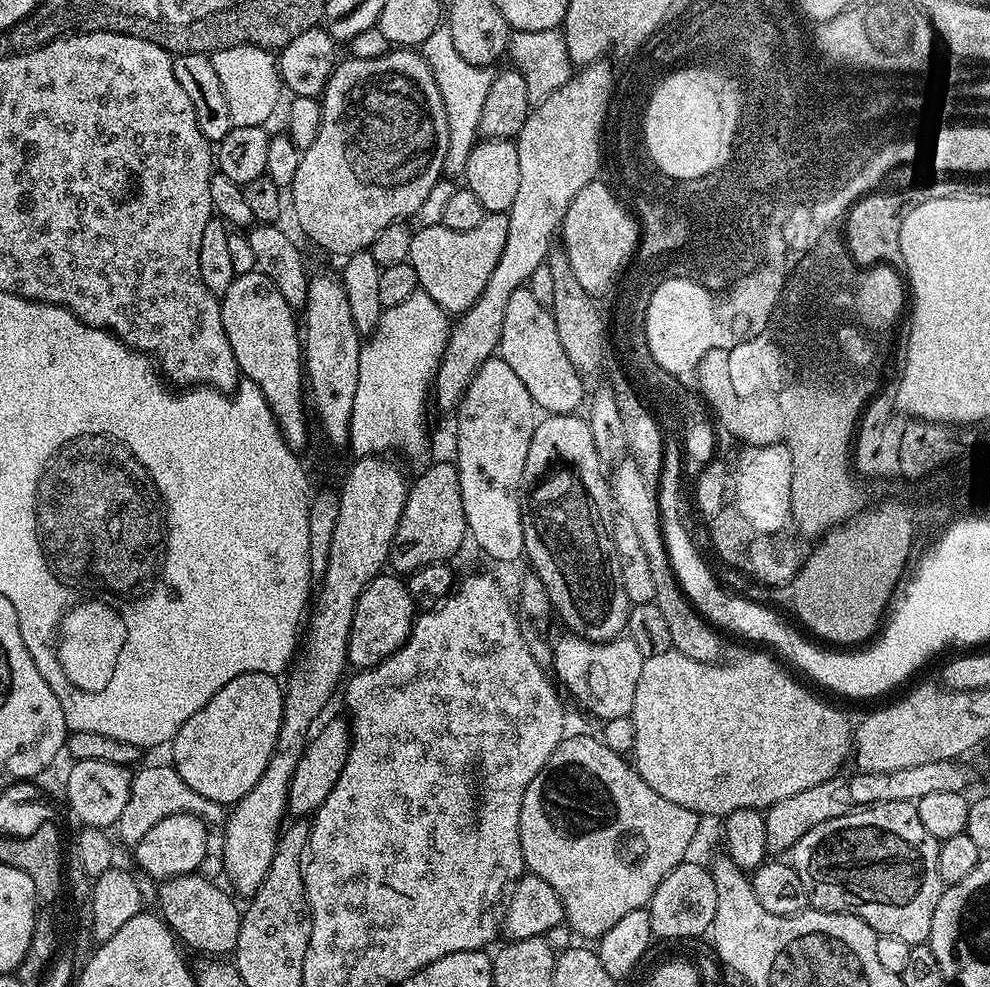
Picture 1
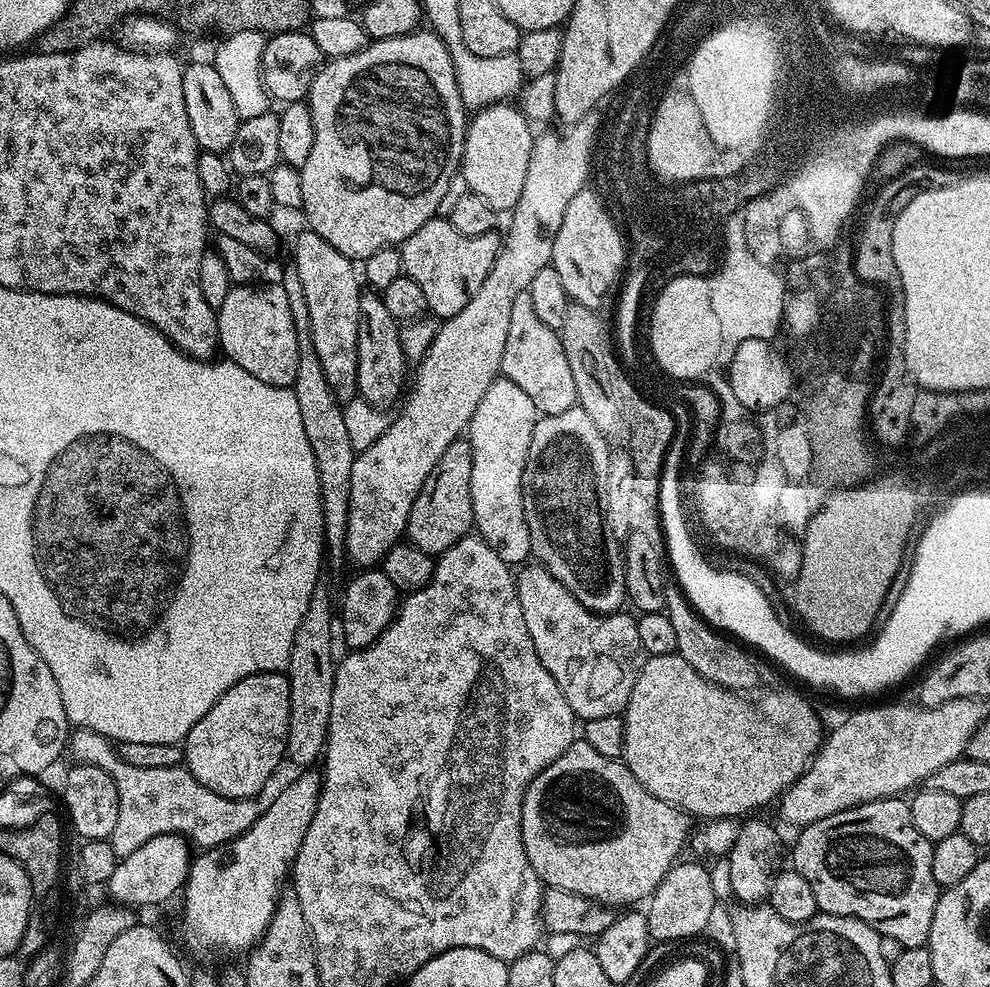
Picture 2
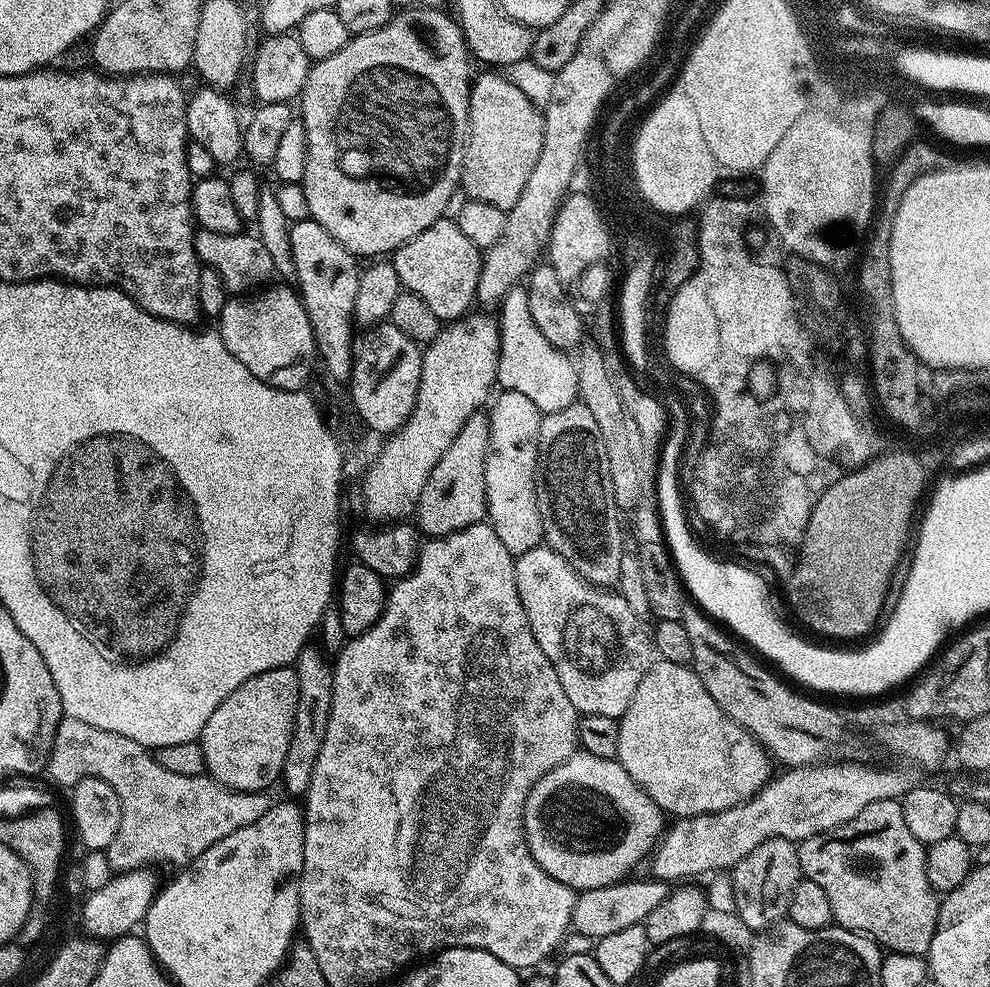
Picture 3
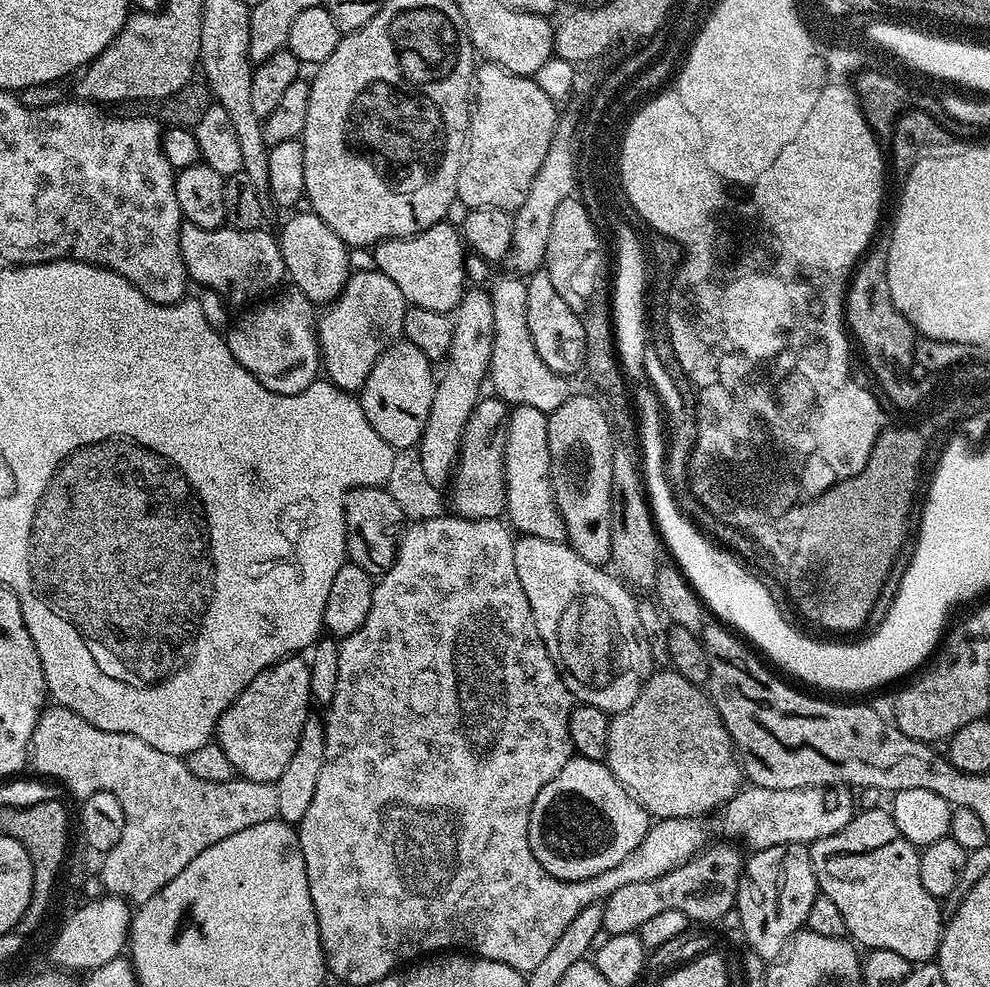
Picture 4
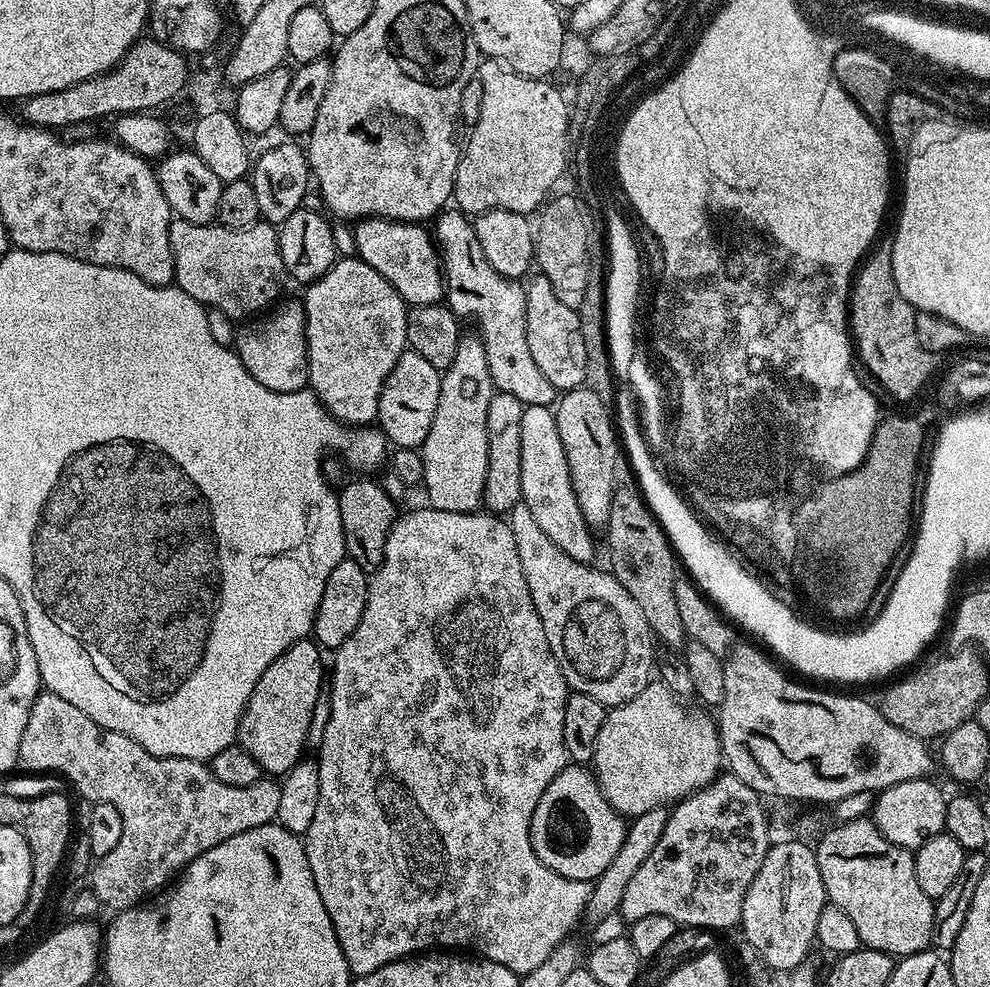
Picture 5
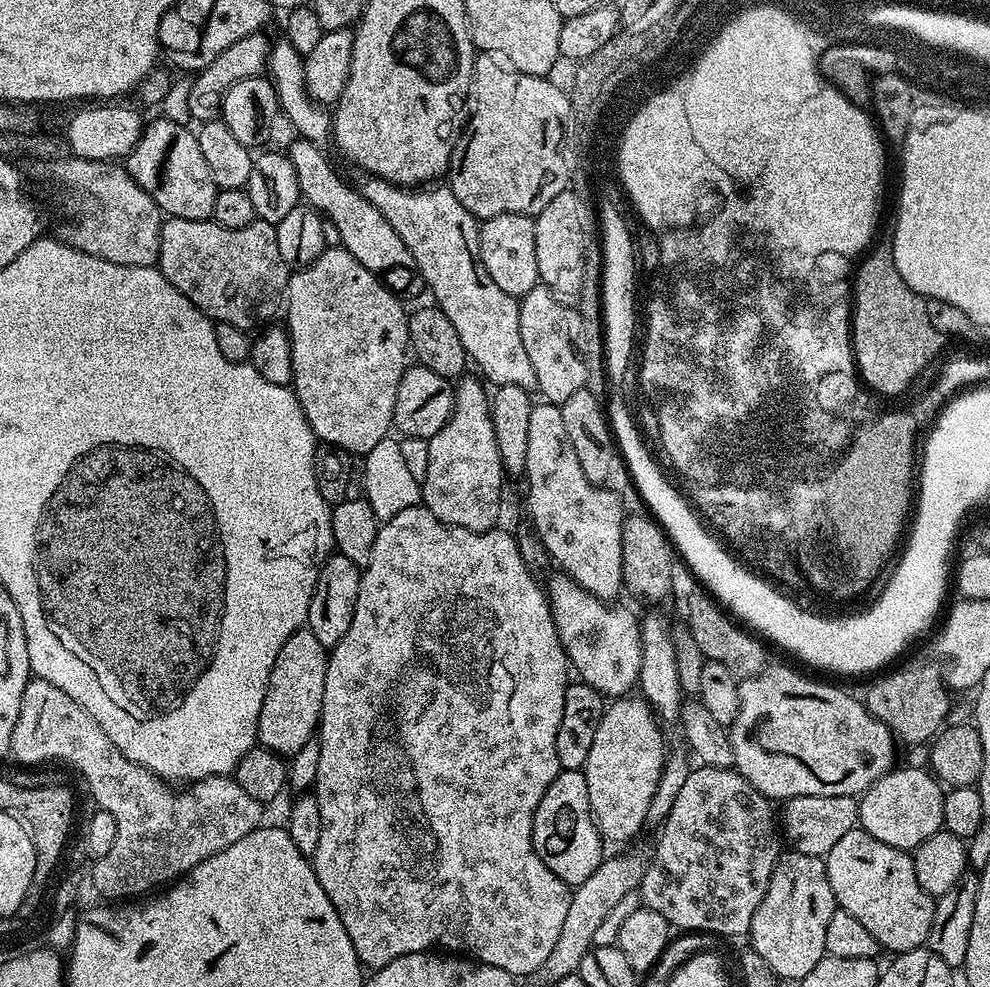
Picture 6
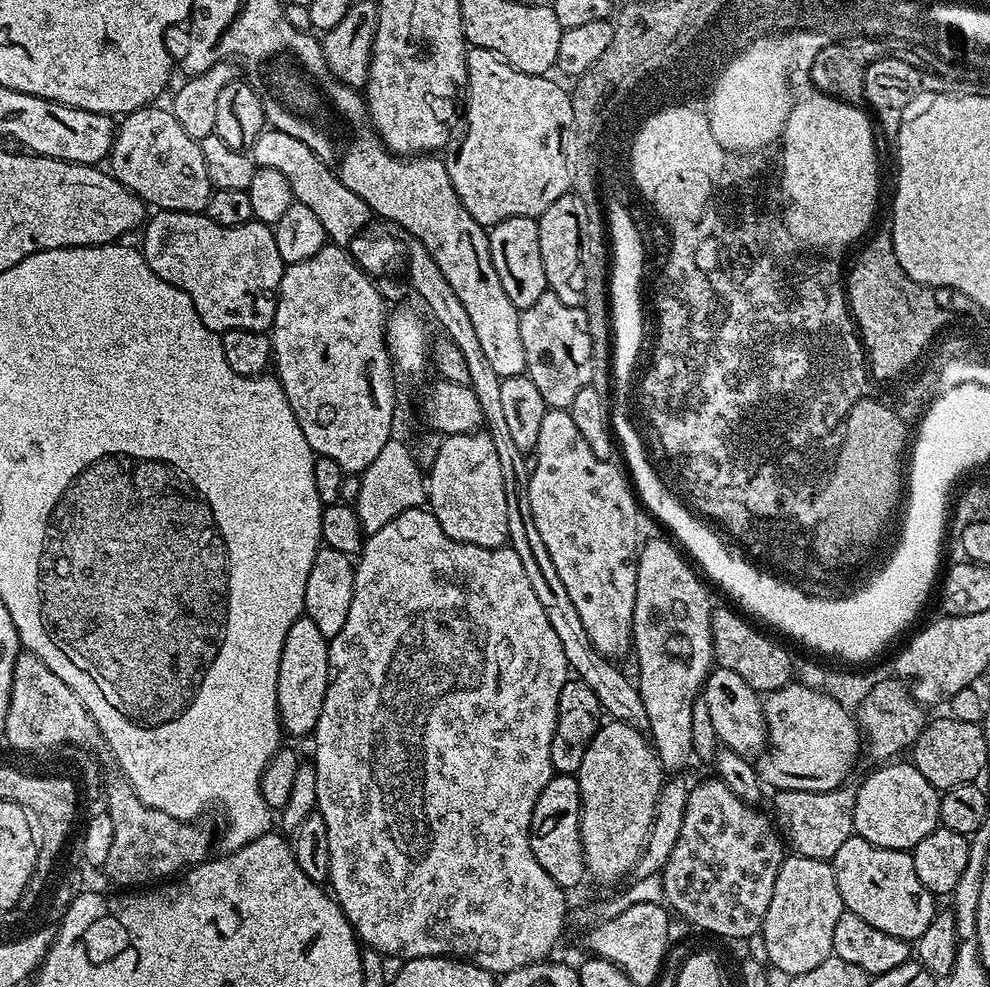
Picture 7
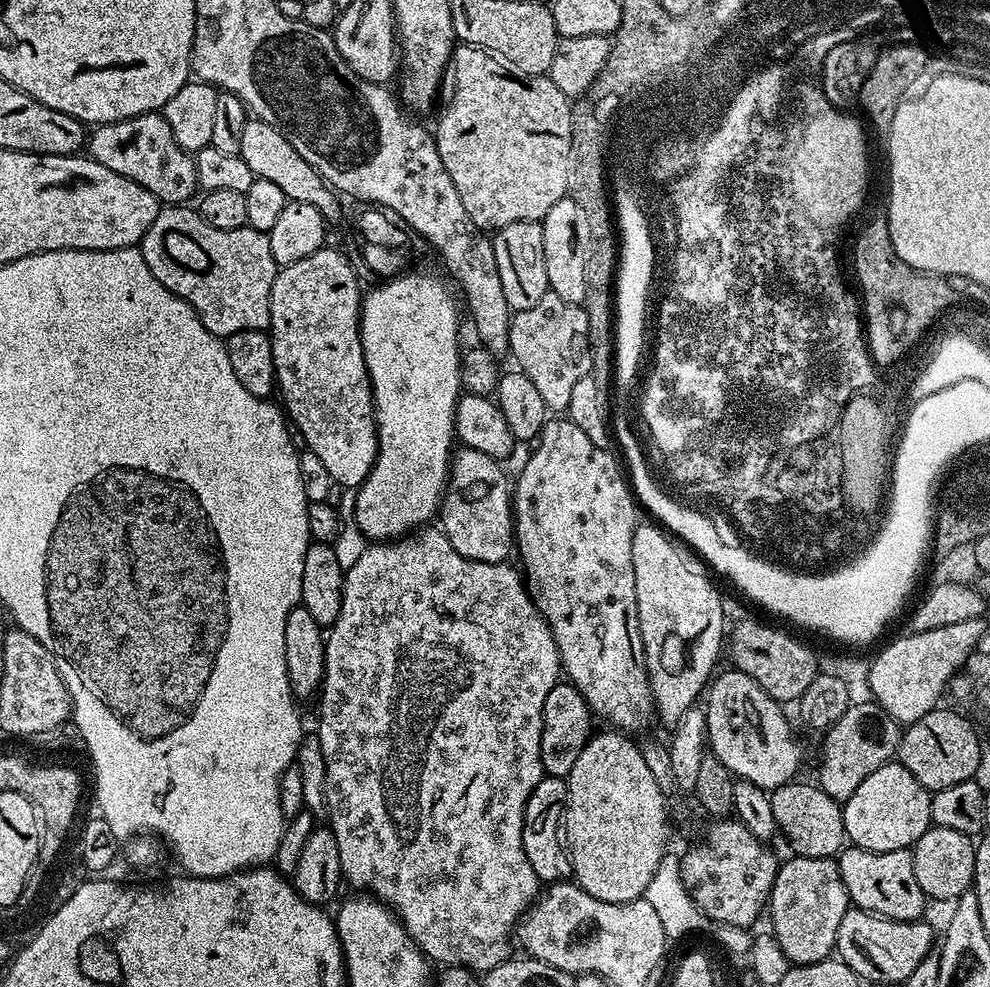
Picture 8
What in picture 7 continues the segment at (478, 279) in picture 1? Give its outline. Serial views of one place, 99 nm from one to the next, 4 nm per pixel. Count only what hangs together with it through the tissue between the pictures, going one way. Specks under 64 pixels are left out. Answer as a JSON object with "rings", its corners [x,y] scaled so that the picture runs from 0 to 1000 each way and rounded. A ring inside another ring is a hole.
{"rings":[[[272,129],[255,145],[253,151],[256,166],[260,170],[282,172],[289,176],[289,184],[293,184],[296,204],[309,209],[325,225],[328,240],[334,246],[352,249],[356,242],[367,236],[373,229],[374,213],[358,193],[345,188],[345,184],[335,175],[333,168],[325,164],[313,152],[313,148],[301,144],[301,140],[293,140],[293,136],[285,136],[280,130]]]}

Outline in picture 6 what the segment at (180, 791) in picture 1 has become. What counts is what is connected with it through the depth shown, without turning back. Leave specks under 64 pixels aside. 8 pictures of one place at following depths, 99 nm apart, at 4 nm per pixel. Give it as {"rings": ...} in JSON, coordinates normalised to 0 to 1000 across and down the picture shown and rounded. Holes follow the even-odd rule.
{"rings":[[[29,688],[26,699],[22,703],[22,715],[18,719],[18,732],[14,732],[14,744],[10,748],[10,766],[17,775],[20,776],[44,776],[47,770],[62,770],[65,774],[70,774],[73,778],[78,778],[83,785],[89,789],[89,802],[93,805],[93,811],[97,814],[96,818],[103,823],[115,825],[115,833],[119,837],[119,845],[115,848],[115,857],[111,857],[111,865],[104,867],[102,871],[96,872],[93,878],[93,896],[105,908],[110,908],[110,913],[121,914],[126,910],[141,910],[144,904],[149,904],[153,900],[158,900],[161,896],[169,897],[171,894],[177,893],[179,890],[185,889],[193,879],[203,875],[208,869],[212,869],[216,865],[220,865],[224,861],[228,861],[228,857],[236,857],[236,853],[240,853],[240,849],[248,849],[248,845],[253,845],[256,841],[264,838],[265,823],[267,817],[260,813],[257,809],[253,809],[253,804],[248,804],[248,800],[244,800],[244,796],[240,796],[240,792],[233,785],[228,786],[210,786],[207,790],[199,790],[191,793],[187,802],[177,802],[175,795],[169,790],[163,790],[161,786],[156,785],[151,778],[141,778],[134,770],[129,770],[123,764],[123,760],[119,760],[119,756],[115,756],[115,752],[111,752],[111,748],[107,748],[107,740],[103,740],[103,736],[99,736],[99,732],[95,732],[95,727],[91,727],[91,723],[87,719],[83,719],[83,715],[79,715],[79,711],[75,711],[75,707],[71,707],[71,703],[67,703],[64,699],[59,699],[59,695],[55,695],[45,689]]]}

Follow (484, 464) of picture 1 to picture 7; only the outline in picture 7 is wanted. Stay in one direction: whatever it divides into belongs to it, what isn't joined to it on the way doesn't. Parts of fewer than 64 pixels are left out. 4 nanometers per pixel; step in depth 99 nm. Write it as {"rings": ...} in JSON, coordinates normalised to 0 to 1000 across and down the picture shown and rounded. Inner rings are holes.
{"rings":[[[569,413],[553,414],[543,435],[540,462],[534,481],[539,532],[596,650],[607,664],[622,667],[635,660],[638,650],[642,564],[648,550],[643,499],[617,465],[604,464],[592,452],[577,416]]]}

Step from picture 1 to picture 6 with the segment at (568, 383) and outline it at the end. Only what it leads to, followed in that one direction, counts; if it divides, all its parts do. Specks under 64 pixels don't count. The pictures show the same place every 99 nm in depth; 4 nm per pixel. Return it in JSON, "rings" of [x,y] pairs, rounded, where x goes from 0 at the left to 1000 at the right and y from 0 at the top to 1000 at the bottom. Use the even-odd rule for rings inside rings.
{"rings":[[[369,181],[362,194],[398,229],[402,241],[410,245],[430,291],[436,295],[439,311],[455,322],[474,366],[485,372],[484,380],[501,393],[523,391],[540,394],[539,371],[527,351],[527,334],[523,334],[525,310],[522,301],[506,294],[487,270],[487,253],[483,253],[485,227],[480,219],[459,201],[456,189],[405,188],[392,182]]]}

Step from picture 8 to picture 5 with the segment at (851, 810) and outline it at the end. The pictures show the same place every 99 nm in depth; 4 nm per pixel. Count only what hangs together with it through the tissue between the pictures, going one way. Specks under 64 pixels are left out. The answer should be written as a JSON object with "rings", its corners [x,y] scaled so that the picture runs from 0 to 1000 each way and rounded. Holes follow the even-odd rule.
{"rings":[[[940,789],[920,790],[907,792],[907,796],[892,799],[884,807],[884,815],[879,824],[879,829],[887,837],[887,841],[899,853],[907,857],[924,861],[939,849],[954,842],[956,833],[956,802],[945,794],[940,794]]]}

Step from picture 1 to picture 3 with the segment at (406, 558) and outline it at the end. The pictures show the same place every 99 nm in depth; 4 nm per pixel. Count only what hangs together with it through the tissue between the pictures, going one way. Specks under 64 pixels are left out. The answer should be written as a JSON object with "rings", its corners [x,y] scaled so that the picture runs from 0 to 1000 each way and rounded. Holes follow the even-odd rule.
{"rings":[[[488,416],[480,417],[463,436],[459,448],[442,472],[434,476],[430,492],[426,492],[424,507],[418,516],[418,527],[429,544],[439,545],[486,530],[492,524],[491,513],[491,456],[493,455],[493,422]]]}

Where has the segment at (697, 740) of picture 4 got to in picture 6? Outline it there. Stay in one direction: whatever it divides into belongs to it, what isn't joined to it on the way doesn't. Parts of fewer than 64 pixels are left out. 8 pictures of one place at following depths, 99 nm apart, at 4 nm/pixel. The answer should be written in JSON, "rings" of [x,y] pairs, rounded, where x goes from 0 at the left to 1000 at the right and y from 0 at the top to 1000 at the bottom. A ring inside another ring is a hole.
{"rings":[[[622,707],[611,716],[608,732],[600,744],[600,753],[596,756],[596,765],[588,779],[592,788],[594,812],[598,818],[596,826],[602,831],[602,842],[611,852],[634,851],[646,838],[652,838],[657,821],[657,809],[665,800],[665,788],[669,784],[673,757],[671,742],[666,738],[664,726],[649,707]]]}

